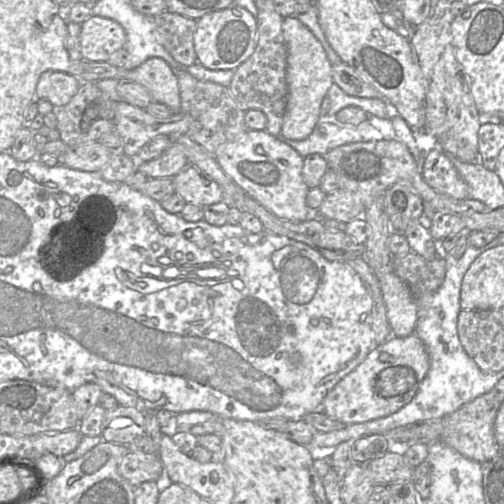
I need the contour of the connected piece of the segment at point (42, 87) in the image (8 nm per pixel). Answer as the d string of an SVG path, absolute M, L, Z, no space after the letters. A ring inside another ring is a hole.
M44 72L36 86L36 98L48 100L55 108L67 105L77 93L81 80L77 77L60 72Z

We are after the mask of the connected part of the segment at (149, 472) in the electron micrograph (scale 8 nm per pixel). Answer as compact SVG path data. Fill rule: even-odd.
M129 452L121 459L118 472L136 487L143 482L156 481L164 473L164 466L157 453Z

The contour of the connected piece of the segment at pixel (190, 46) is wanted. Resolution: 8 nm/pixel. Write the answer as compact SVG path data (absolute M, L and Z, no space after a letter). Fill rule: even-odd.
M166 11L154 16L154 23L159 34L159 42L174 60L184 66L197 62L194 49L197 20Z

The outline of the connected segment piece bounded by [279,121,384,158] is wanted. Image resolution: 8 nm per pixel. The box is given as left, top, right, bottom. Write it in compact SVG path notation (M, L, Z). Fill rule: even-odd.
M368 121L358 125L318 122L312 133L303 140L289 140L281 135L279 138L303 158L310 154L325 155L330 150L349 143L384 140L382 133Z

